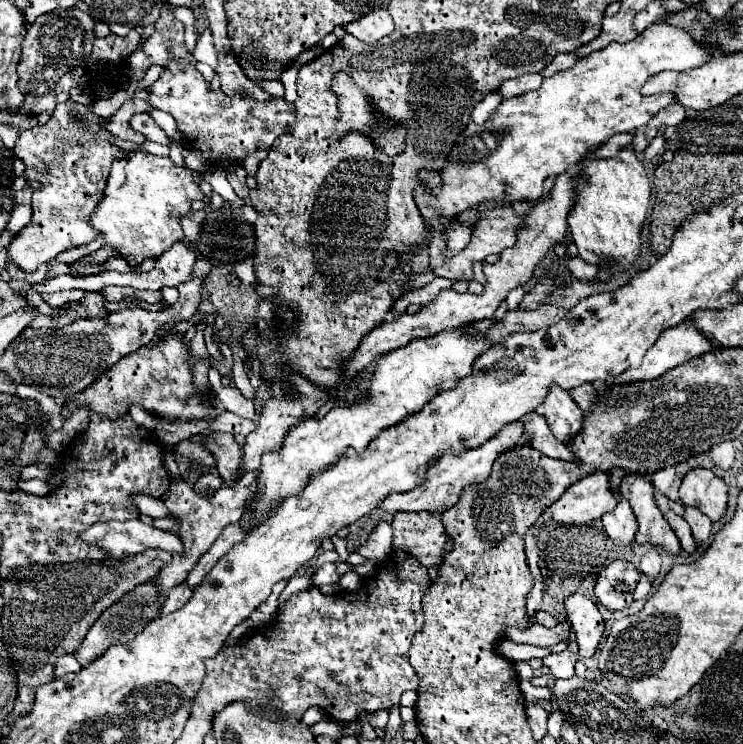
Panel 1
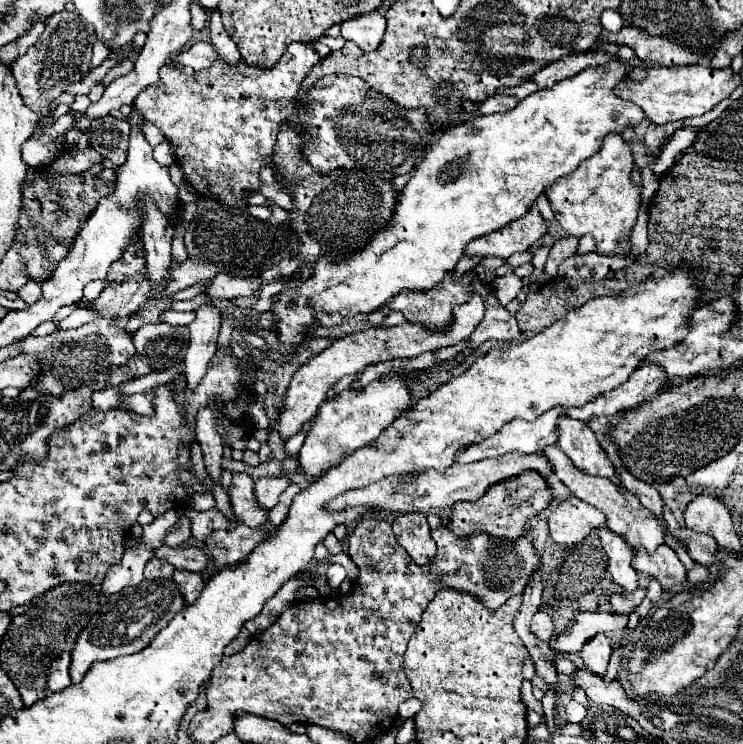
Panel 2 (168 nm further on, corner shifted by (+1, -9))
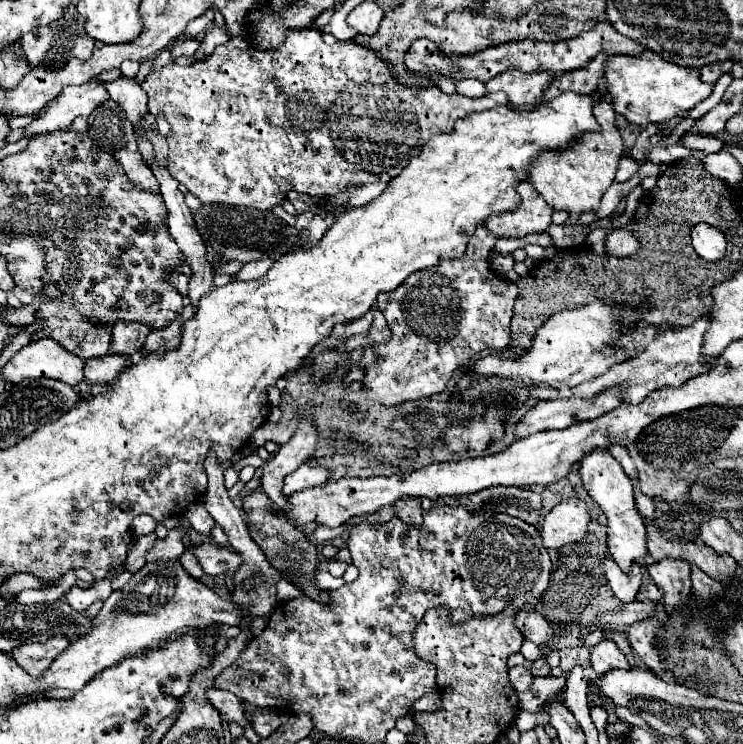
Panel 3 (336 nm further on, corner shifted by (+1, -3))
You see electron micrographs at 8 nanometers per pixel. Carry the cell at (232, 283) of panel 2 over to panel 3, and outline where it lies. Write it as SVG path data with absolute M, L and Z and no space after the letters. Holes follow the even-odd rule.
M264 259L264 261L250 261L250 263L244 263L240 273L236 275L236 279L254 279L254 277L262 277L270 267L272 267L274 261L270 259Z

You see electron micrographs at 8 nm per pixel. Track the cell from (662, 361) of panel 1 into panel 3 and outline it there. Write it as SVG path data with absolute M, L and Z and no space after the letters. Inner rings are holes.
M610 387L606 391L602 391L600 395L596 395L594 399L554 399L554 401L538 401L538 405L534 409L530 409L516 425L514 425L514 435L516 439L524 439L532 433L540 433L540 431L550 431L550 429L566 429L574 423L586 421L586 419L596 419L612 409L616 409L622 403L622 387Z

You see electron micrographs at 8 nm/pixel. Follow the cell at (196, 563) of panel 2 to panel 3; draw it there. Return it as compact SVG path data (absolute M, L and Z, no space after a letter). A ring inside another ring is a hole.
M190 543L186 547L188 551L194 551L198 563L202 565L204 573L208 575L220 575L220 573L234 573L240 567L240 555L236 555L234 551L220 547L220 545L212 545L212 543Z

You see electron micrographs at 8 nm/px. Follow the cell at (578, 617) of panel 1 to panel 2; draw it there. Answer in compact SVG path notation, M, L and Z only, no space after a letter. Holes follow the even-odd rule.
M598 633L592 641L588 641L580 651L580 657L582 657L586 669L592 673L598 673L598 675L606 675L610 655L612 655L610 639L602 633Z

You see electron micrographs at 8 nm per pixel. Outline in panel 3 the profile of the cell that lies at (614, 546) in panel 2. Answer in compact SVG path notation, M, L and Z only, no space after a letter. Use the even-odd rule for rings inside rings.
M606 553L604 557L604 569L606 569L606 577L610 581L610 587L614 591L614 595L622 601L622 603L630 603L634 601L640 583L642 583L642 573L640 573L640 565L634 563L632 569L626 573L622 569L618 569L618 565L614 563L614 559Z

